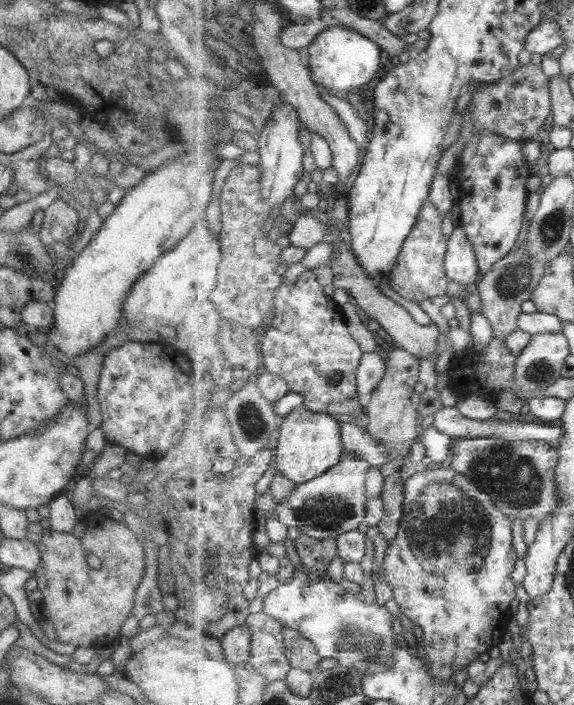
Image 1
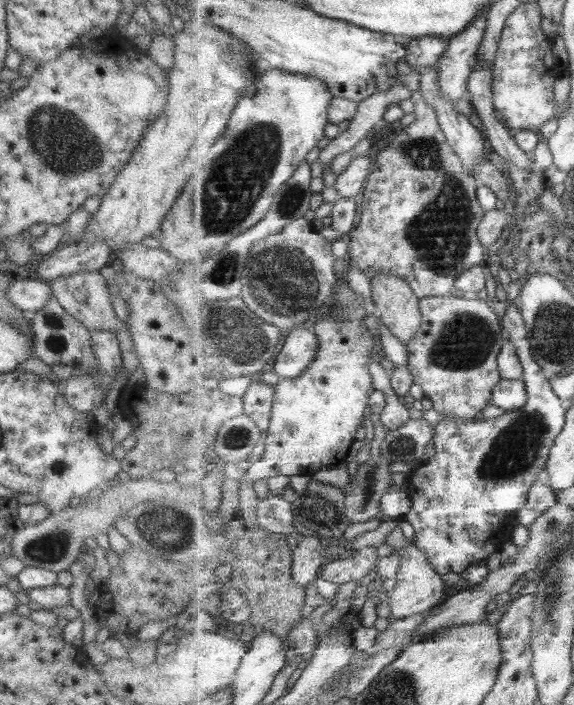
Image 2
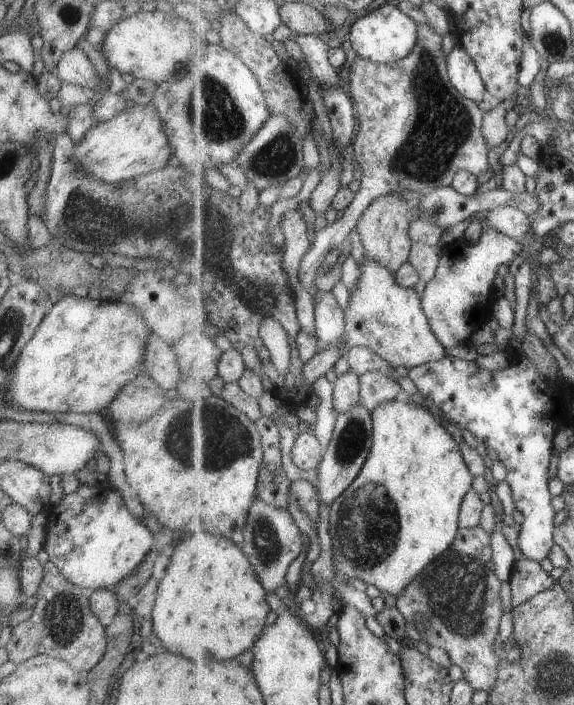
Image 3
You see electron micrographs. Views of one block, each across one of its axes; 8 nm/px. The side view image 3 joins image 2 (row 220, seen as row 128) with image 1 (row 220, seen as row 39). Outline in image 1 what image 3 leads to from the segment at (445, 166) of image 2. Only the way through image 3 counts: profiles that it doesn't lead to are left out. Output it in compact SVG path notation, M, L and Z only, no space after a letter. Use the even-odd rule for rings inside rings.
M428 199L421 208L416 226L403 244L397 266L391 272L390 286L403 298L419 303L427 298L447 295L450 280L445 268L448 238L443 235L441 228L443 228L443 216L440 209L433 200Z

